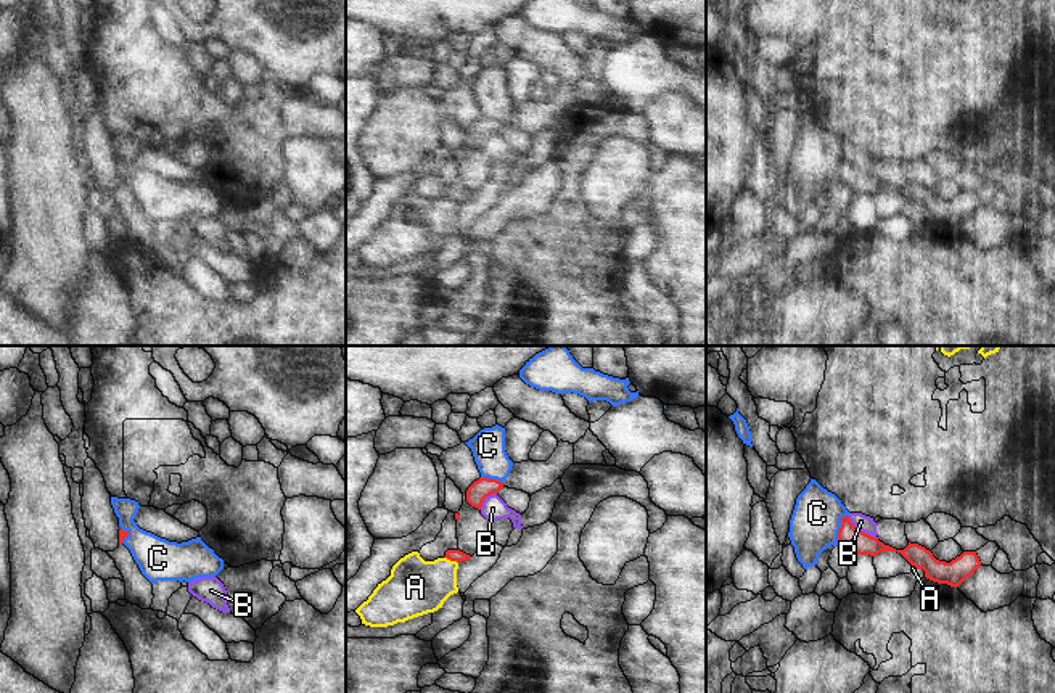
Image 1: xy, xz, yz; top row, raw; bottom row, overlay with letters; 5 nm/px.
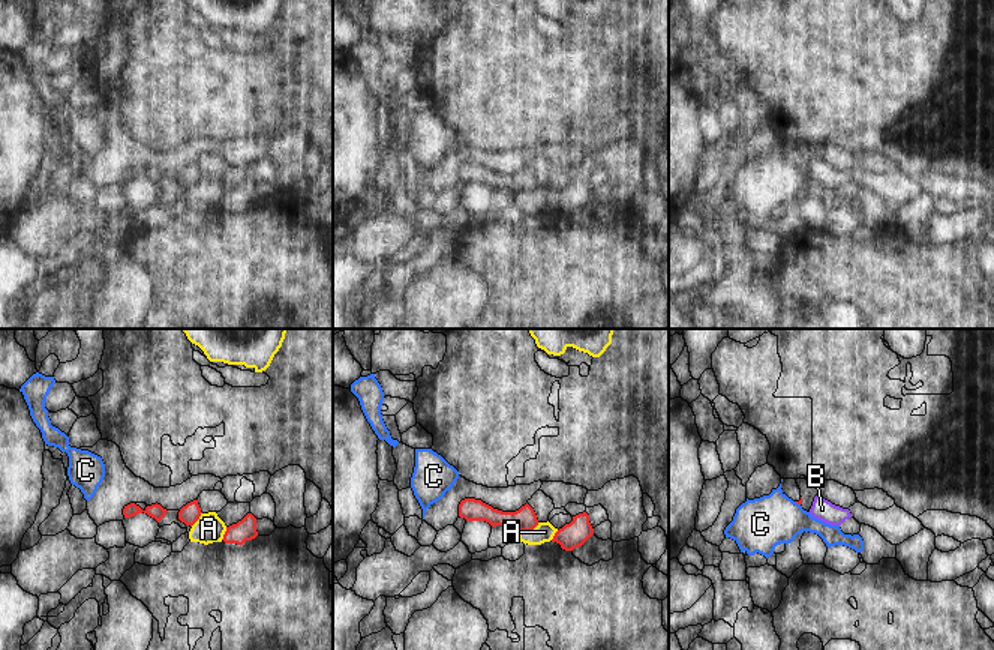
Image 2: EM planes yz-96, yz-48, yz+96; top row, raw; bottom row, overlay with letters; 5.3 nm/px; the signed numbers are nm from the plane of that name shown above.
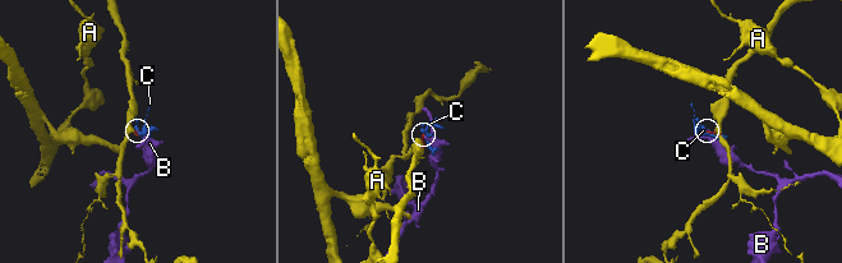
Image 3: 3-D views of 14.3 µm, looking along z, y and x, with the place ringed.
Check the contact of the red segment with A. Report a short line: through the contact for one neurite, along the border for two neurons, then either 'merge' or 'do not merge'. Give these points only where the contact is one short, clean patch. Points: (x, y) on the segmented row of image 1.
xz (444, 557), (457, 563) | do not merge

